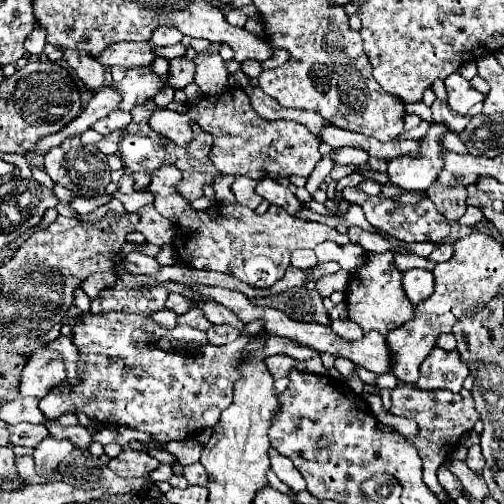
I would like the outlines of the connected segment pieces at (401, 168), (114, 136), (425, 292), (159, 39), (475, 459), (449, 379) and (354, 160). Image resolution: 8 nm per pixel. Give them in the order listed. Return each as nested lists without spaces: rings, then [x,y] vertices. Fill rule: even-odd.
[[[433,125],[427,137],[419,143],[421,153],[417,159],[411,159],[407,155],[391,159],[387,163],[389,181],[403,191],[429,189],[429,183],[433,183],[441,171],[441,149],[443,147],[439,145],[439,137],[445,131],[447,131],[445,125]]]
[[[116,130],[109,135],[103,137],[99,143],[97,143],[97,149],[103,151],[105,155],[115,155],[117,153],[117,147],[119,147],[119,141],[123,139],[123,131]]]
[[[409,269],[403,273],[403,287],[407,297],[417,305],[419,301],[425,301],[429,295],[433,295],[433,273],[425,269]]]
[[[157,27],[153,31],[153,37],[149,39],[155,47],[169,47],[169,45],[175,45],[183,39],[181,31],[177,31],[175,27]]]
[[[473,445],[473,447],[469,449],[469,455],[467,455],[465,463],[467,463],[473,471],[481,473],[481,469],[483,469],[483,465],[485,465],[485,457],[483,457],[483,453],[481,453],[481,445]]]
[[[435,347],[429,353],[429,359],[421,363],[421,375],[417,379],[417,387],[461,391],[467,375],[469,375],[469,367],[461,363],[457,351],[441,351],[439,347]]]
[[[321,143],[319,147],[321,155],[329,155],[333,159],[333,163],[339,165],[354,165],[359,167],[367,163],[369,155],[363,149],[355,149],[355,147],[331,147],[327,143]]]

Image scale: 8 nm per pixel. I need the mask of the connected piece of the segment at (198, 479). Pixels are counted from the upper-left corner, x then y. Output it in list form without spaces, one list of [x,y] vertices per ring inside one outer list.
[[[193,463],[193,465],[183,467],[183,477],[185,477],[185,475],[187,475],[189,485],[205,485],[205,483],[207,483],[207,473],[205,473],[205,469],[201,467],[201,463]]]

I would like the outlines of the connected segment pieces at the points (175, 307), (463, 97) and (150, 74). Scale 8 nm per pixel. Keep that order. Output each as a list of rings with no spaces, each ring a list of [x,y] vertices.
[[[169,293],[169,299],[167,299],[167,309],[175,311],[177,315],[183,315],[183,313],[187,313],[191,307],[193,307],[193,303],[191,303],[187,297],[177,295],[177,293]]]
[[[461,73],[449,75],[449,77],[445,79],[445,87],[447,87],[447,95],[449,95],[447,103],[449,103],[449,107],[451,107],[453,111],[457,111],[459,115],[467,115],[467,111],[469,111],[475,103],[479,103],[479,101],[485,99],[483,93],[475,91],[475,89],[469,85],[469,81],[465,81],[465,79],[461,77]]]
[[[149,65],[147,67],[131,67],[127,69],[127,75],[123,81],[113,83],[113,89],[121,91],[123,111],[131,111],[133,105],[145,103],[147,99],[153,99],[157,93],[161,93],[165,87],[169,87],[169,75],[157,75]]]

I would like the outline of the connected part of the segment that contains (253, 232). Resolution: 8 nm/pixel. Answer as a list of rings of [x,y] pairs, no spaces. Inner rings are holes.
[[[167,165],[153,175],[153,181],[149,185],[149,191],[157,193],[155,197],[155,209],[163,217],[179,217],[177,223],[177,237],[175,237],[175,249],[179,253],[179,259],[185,261],[189,267],[195,269],[209,269],[209,271],[221,271],[231,273],[239,277],[241,281],[249,283],[251,287],[271,287],[277,283],[285,271],[291,267],[291,253],[295,249],[315,249],[323,241],[335,241],[339,245],[347,245],[349,237],[339,233],[333,227],[295,219],[285,209],[271,205],[265,215],[257,215],[253,209],[243,207],[239,203],[235,205],[211,205],[205,211],[189,211],[189,201],[185,201],[177,191],[175,185],[181,181],[179,169],[173,165]]]

